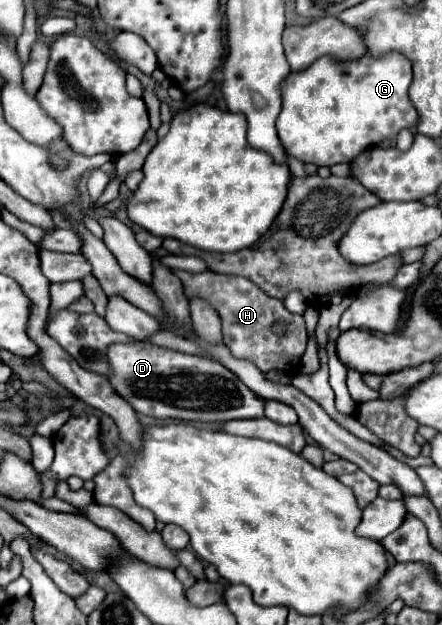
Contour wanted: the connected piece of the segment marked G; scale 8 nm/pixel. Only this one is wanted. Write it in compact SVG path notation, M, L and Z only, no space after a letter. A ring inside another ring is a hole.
M387 53L387 57L367 57L363 55L361 59L355 61L335 61L335 57L321 57L319 61L315 61L313 65L309 65L307 69L299 71L299 73L289 73L283 79L283 85L279 85L279 93L281 93L281 113L277 117L277 135L285 147L285 151L293 157L297 157L303 163L315 163L315 165L337 165L337 163L349 163L353 161L359 153L363 153L365 149L377 147L385 141L395 141L401 129L409 129L415 127L419 121L419 115L415 113L415 107L411 105L409 97L407 97L407 89L411 85L411 61L407 61L407 57L399 57L399 53Z

